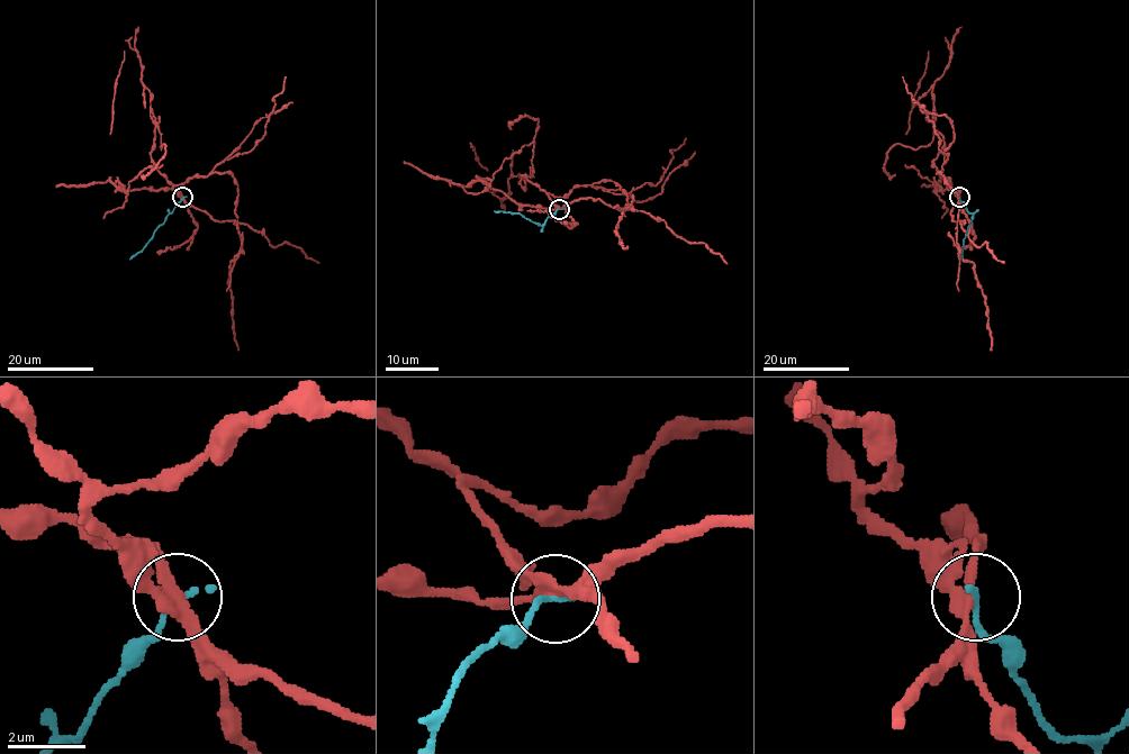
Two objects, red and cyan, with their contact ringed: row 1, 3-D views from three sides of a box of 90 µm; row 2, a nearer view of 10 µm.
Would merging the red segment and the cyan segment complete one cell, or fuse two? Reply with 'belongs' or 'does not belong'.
does not belong

